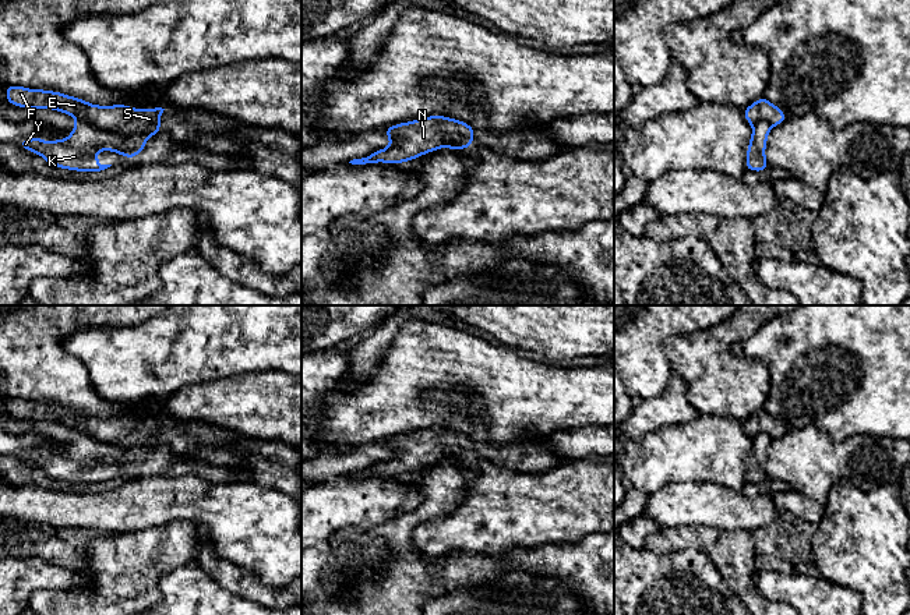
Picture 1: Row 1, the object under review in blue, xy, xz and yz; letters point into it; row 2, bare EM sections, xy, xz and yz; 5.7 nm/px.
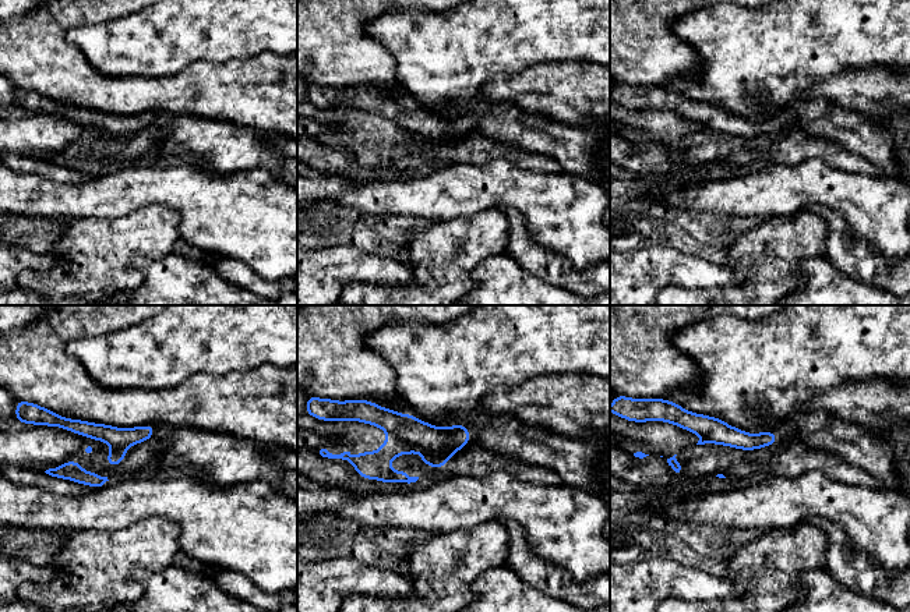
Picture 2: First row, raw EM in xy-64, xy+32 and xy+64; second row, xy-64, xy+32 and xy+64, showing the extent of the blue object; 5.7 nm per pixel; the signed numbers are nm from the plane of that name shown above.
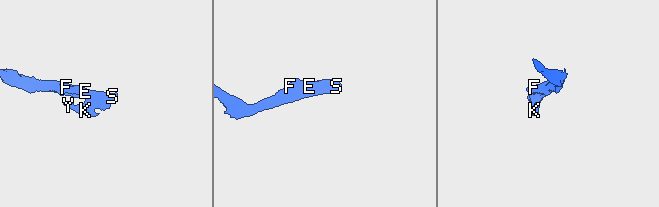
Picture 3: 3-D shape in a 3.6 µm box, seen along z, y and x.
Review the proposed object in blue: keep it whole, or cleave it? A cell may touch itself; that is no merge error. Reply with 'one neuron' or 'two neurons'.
two neurons

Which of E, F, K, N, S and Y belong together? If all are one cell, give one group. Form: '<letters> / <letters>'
E F N S / K Y

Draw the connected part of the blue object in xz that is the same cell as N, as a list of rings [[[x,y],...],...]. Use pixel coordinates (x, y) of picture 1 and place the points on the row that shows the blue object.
[[[427,116],[413,121],[389,126],[382,132],[395,137],[398,142],[378,149],[366,158],[353,159],[352,165],[410,162],[440,148],[461,151],[472,148],[475,128],[468,123],[447,116]]]

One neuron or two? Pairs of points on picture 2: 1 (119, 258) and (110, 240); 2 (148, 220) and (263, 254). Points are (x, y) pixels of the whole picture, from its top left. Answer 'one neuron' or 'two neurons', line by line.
1: one neuron
2: two neurons

